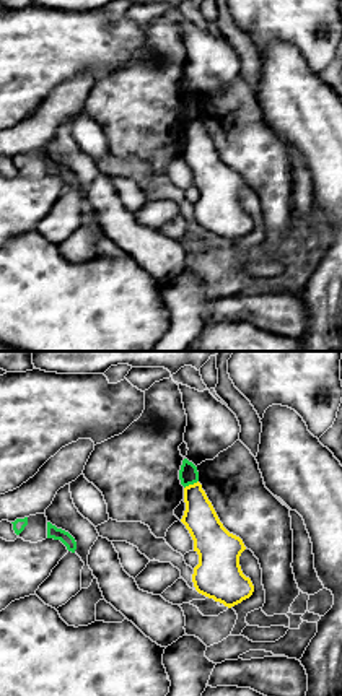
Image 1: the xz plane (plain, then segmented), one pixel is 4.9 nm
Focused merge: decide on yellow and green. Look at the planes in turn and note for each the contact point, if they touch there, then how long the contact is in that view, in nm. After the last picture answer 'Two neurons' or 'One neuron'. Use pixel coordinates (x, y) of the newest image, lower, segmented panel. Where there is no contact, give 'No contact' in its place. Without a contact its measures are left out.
Touches yellow at (191, 485). Shared border 80 nm

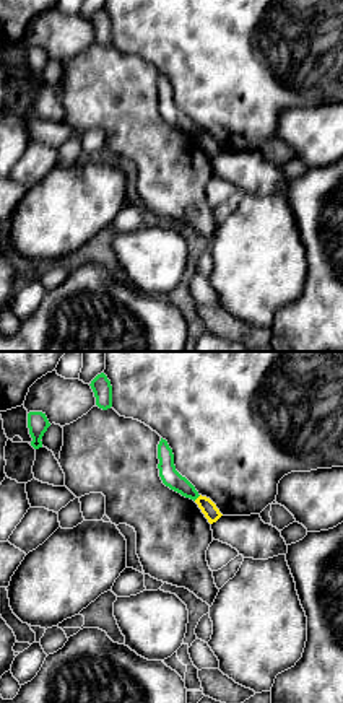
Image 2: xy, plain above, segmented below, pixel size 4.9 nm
Touches yellow at (199, 497). Shared border 50 nm

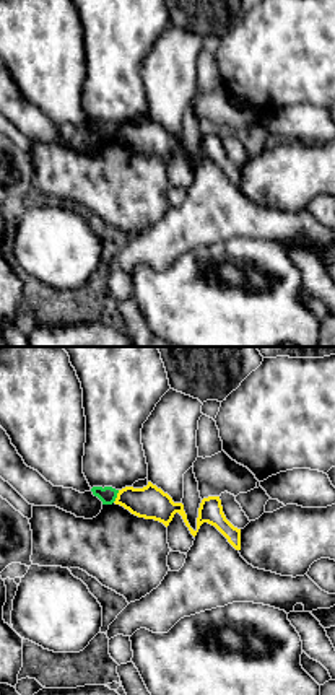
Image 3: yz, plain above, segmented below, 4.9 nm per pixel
Touches yellow at (117, 497). Shared border 70 nm

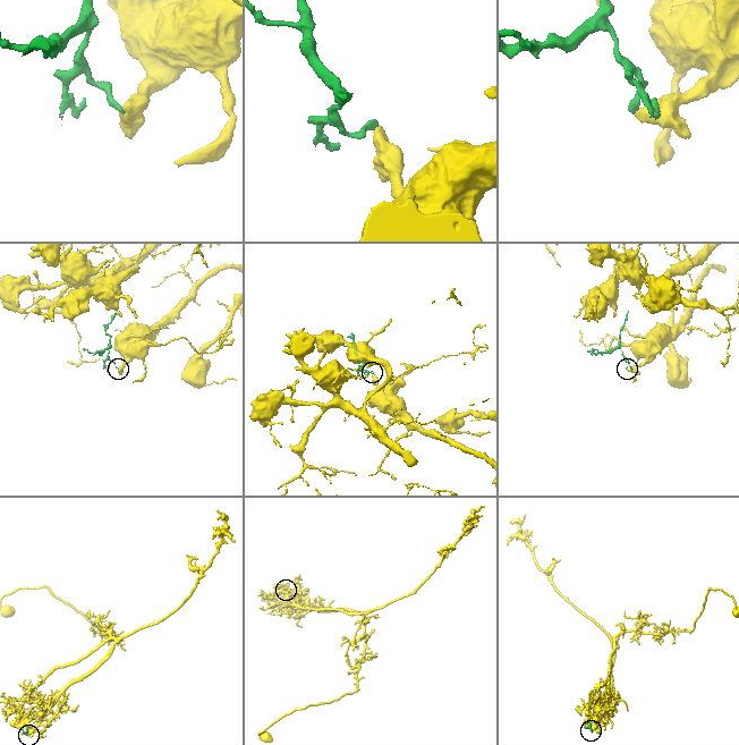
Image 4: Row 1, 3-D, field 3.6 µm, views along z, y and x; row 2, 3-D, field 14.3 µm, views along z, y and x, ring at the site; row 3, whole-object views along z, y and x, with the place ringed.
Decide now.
Two neurons

